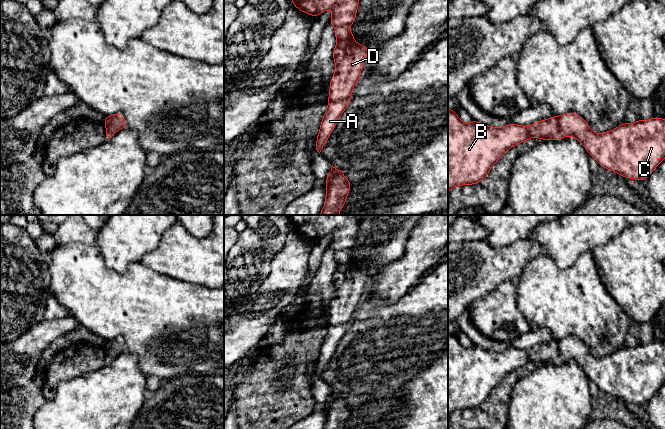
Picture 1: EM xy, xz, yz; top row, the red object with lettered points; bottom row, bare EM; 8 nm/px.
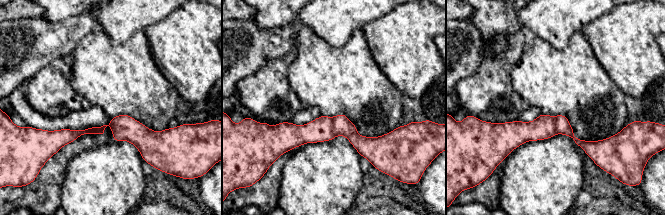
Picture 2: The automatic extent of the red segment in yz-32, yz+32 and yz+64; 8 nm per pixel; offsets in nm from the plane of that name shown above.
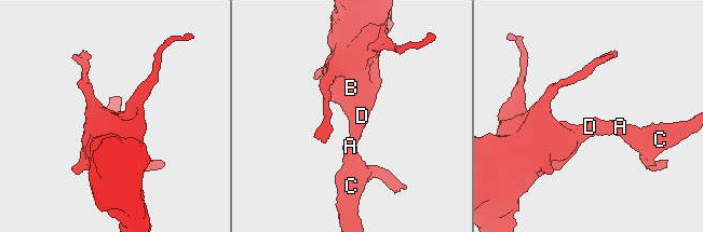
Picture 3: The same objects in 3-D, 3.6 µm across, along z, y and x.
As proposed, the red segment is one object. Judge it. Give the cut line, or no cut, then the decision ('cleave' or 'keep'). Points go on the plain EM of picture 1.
no cut | keep

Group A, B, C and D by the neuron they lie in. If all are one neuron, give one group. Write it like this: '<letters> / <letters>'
A B C D

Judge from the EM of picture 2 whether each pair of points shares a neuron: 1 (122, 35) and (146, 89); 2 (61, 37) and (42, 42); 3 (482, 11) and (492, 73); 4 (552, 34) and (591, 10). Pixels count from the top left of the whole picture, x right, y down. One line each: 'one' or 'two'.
1: two
2: one
3: one
4: one

